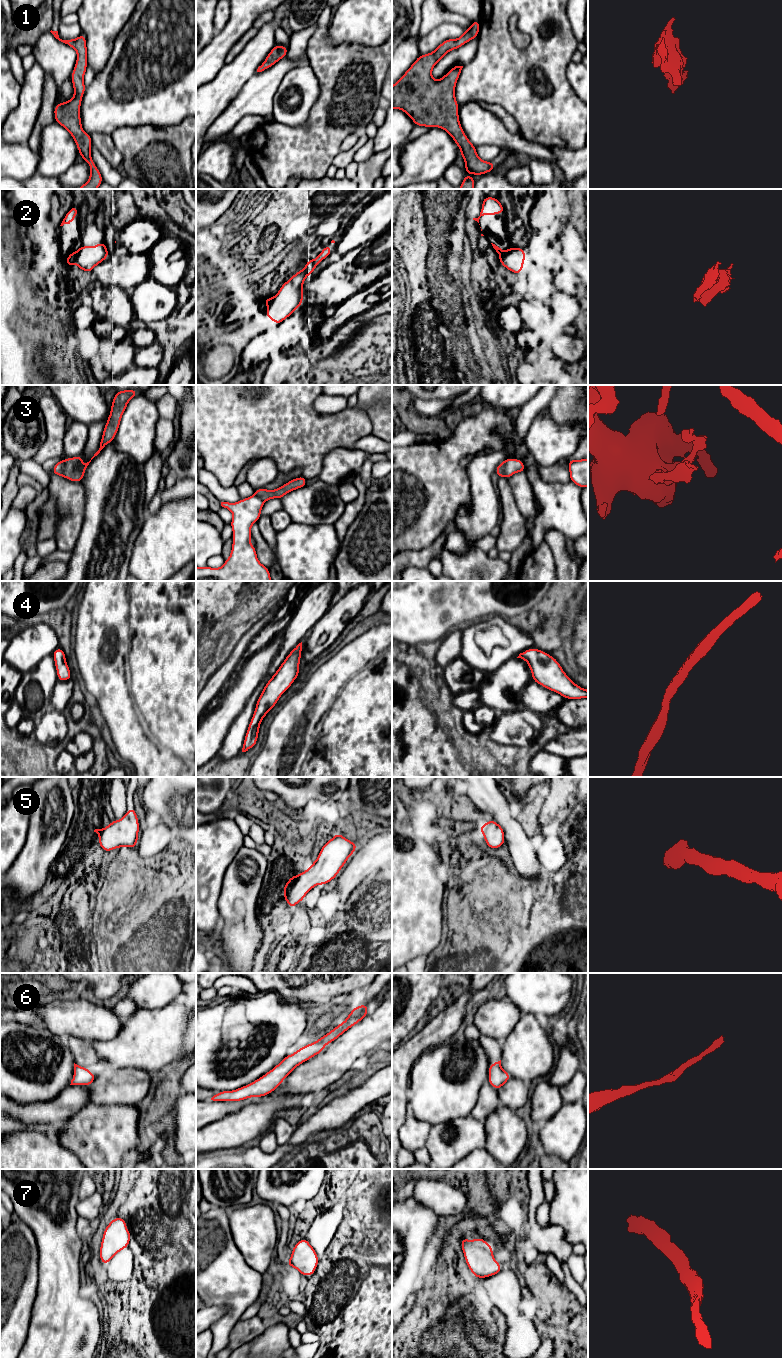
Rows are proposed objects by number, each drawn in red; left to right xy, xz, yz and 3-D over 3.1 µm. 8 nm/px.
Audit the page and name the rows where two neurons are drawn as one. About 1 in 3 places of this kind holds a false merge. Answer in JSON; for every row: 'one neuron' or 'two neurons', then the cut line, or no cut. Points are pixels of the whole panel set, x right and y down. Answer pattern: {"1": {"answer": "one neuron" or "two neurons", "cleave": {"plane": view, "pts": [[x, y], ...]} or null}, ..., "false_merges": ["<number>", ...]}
{"1": {"answer": "one neuron", "cleave": null}, "2": {"answer": "two neurons", "cleave": {"plane": "xy", "pts": [[82, 246], [74, 261]]}}, "3": {"answer": "two neurons", "cleave": {"plane": "xy", "pts": [[63, 460], [64, 476]]}}, "4": {"answer": "one neuron", "cleave": null}, "5": {"answer": "one neuron", "cleave": null}, "6": {"answer": "one neuron", "cleave": null}, "7": {"answer": "one neuron", "cleave": null}, "false_merges": ["2", "3"]}

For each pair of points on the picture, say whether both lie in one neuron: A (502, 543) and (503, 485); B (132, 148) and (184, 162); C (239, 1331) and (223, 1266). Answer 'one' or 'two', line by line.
A: one
B: one
C: two

